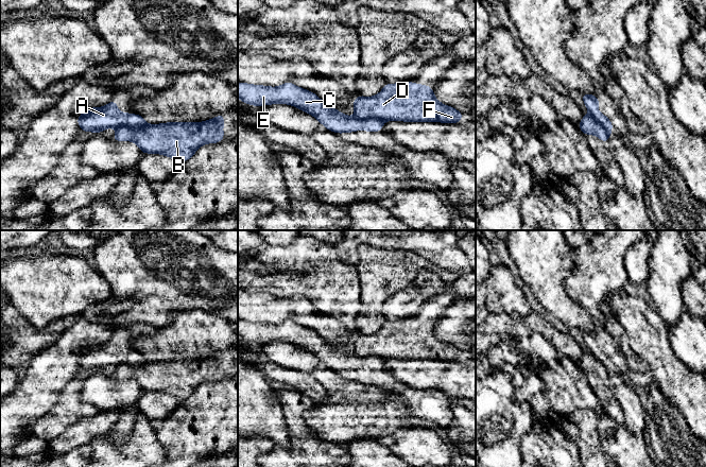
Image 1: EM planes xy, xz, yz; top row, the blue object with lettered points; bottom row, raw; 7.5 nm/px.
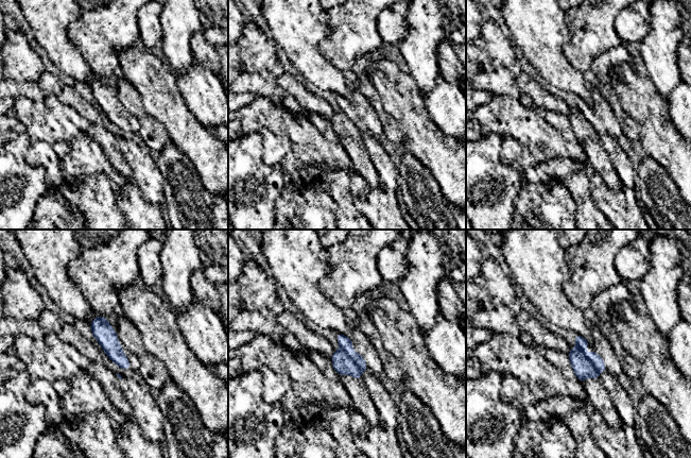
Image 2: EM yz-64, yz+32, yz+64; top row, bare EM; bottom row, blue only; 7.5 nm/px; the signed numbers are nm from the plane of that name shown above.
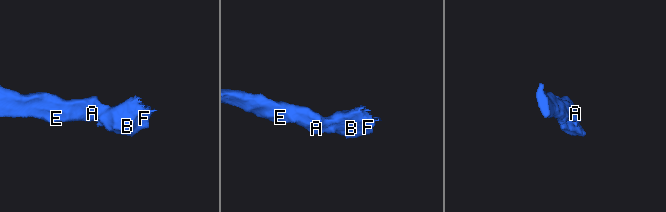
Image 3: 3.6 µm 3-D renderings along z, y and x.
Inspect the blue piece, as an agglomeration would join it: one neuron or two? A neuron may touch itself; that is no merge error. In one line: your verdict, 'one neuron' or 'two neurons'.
two neurons

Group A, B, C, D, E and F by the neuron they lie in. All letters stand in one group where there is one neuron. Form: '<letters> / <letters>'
A C E / B D F

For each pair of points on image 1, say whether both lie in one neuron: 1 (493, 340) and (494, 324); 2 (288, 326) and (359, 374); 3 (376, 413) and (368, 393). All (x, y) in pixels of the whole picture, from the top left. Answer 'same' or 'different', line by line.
1: different
2: same
3: different

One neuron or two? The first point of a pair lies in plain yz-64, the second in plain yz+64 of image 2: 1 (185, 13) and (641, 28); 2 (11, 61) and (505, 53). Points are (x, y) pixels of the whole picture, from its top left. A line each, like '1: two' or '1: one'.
1: two
2: one

